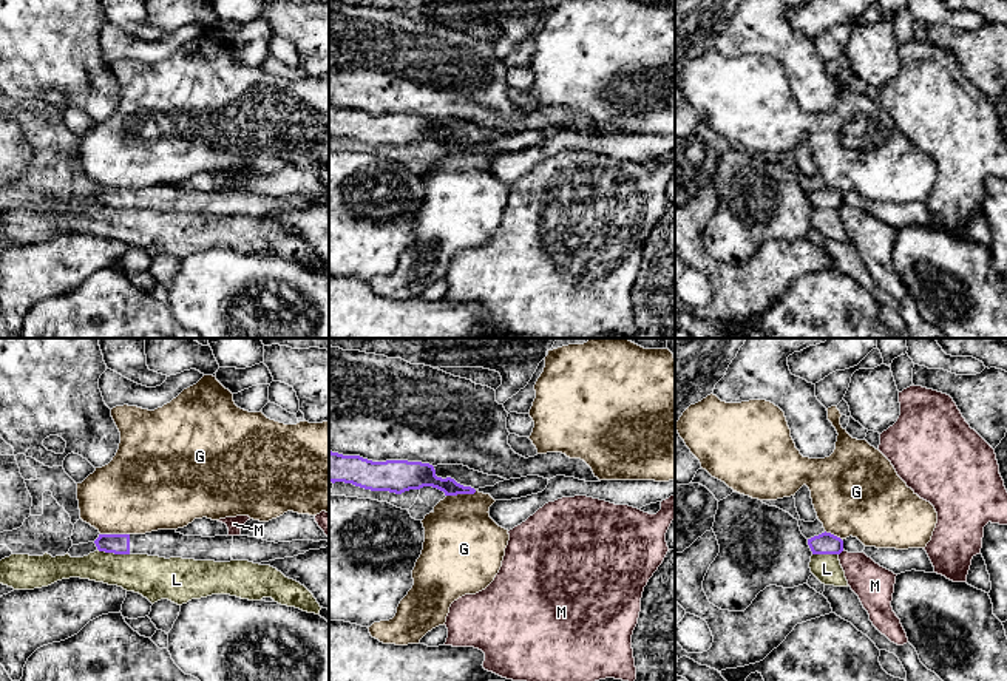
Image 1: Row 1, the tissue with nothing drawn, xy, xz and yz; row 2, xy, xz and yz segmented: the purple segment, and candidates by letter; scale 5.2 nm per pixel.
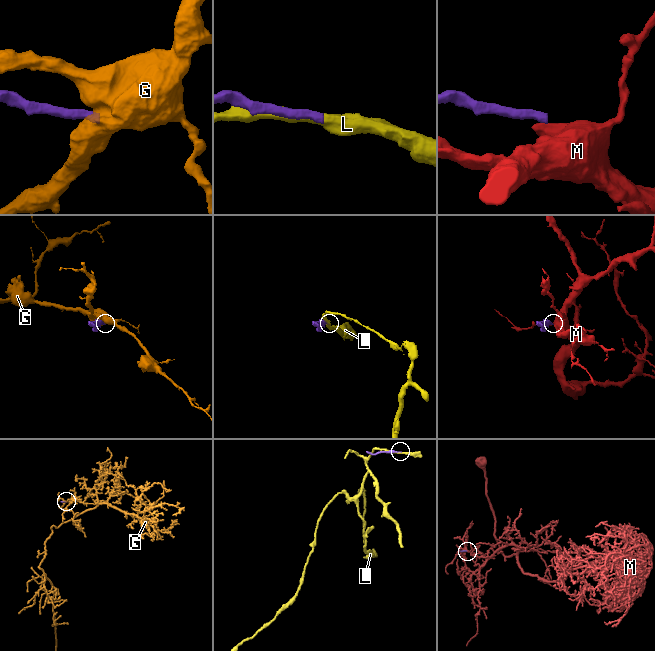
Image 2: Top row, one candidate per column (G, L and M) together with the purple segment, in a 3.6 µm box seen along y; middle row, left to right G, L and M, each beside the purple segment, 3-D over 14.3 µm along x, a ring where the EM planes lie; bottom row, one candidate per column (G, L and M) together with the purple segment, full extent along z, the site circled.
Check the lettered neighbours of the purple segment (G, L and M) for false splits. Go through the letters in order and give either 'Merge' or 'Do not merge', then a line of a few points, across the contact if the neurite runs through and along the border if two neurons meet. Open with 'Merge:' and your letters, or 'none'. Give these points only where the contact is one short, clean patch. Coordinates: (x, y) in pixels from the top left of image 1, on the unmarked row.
Merge: none
G: Do not merge. Line: xz (476, 145), (447, 150)
L: Do not merge
M: Do not merge. Line: yz (844, 204), (839, 209)

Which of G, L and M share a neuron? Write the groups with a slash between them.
G / L / M

